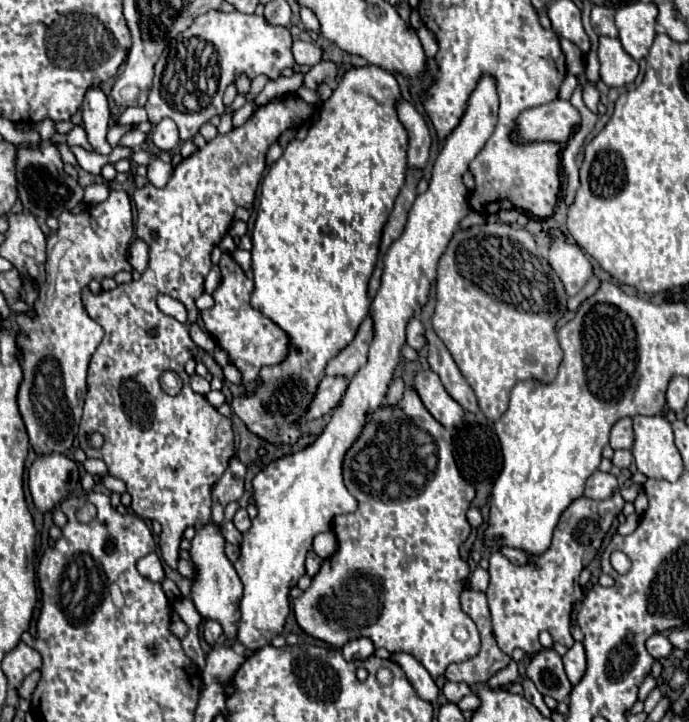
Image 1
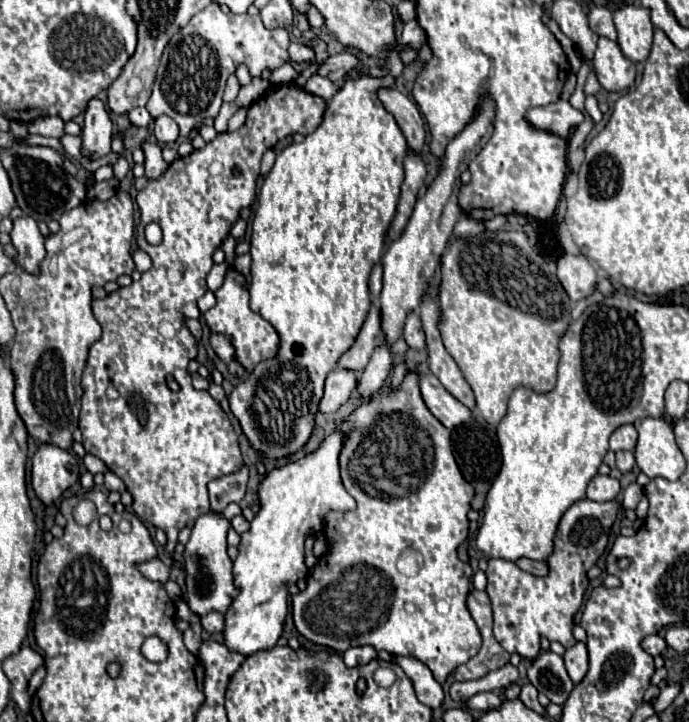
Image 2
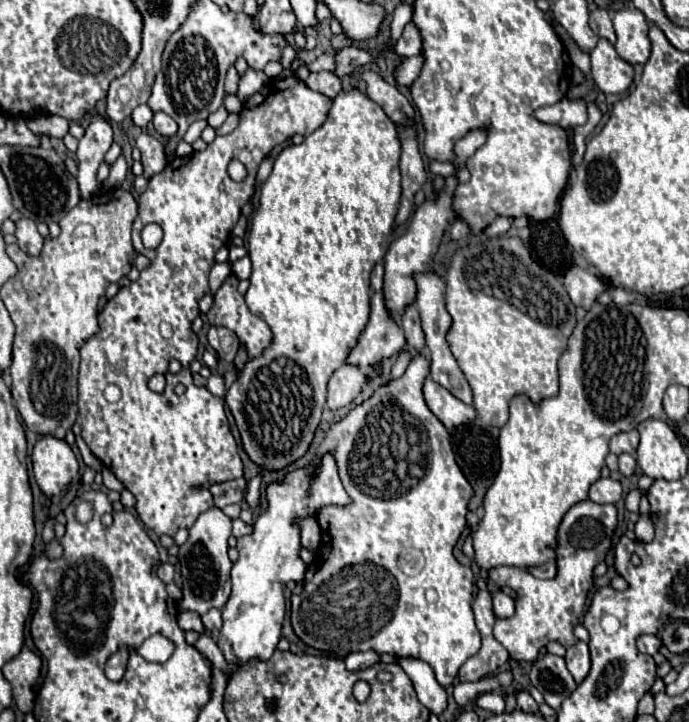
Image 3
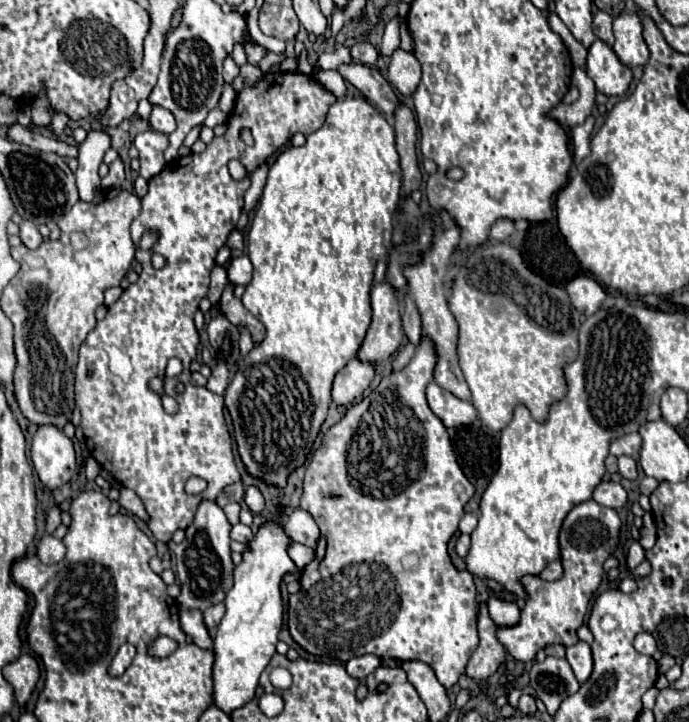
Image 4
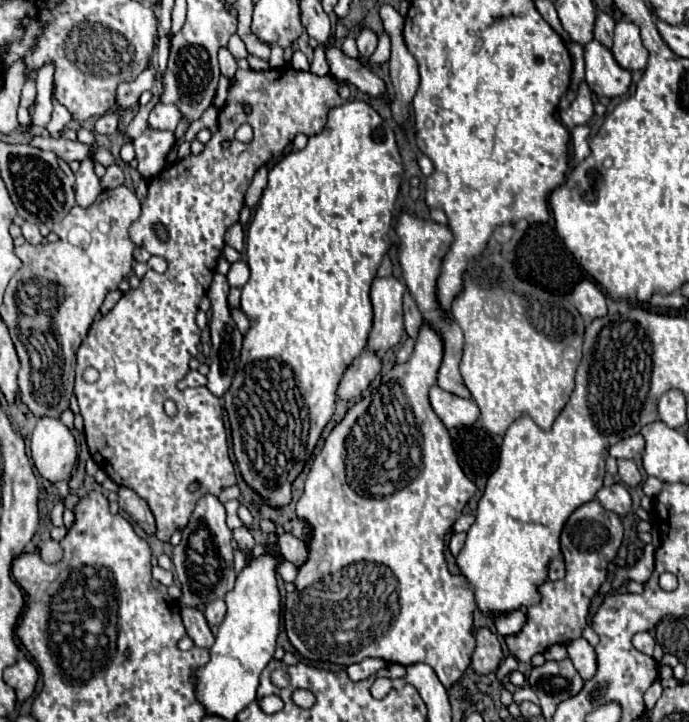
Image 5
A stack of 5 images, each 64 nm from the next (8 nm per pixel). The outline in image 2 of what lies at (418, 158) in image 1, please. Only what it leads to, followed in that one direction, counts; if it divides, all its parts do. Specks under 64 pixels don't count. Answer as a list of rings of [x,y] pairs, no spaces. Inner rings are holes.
[[[386,88],[378,90],[378,98],[386,106],[386,110],[394,114],[398,126],[402,128],[402,132],[406,136],[408,148],[416,156],[422,156],[422,146],[426,142],[426,128],[424,128],[424,120],[420,116],[416,104],[412,100],[408,100],[396,88],[392,88],[392,90],[386,90]]]

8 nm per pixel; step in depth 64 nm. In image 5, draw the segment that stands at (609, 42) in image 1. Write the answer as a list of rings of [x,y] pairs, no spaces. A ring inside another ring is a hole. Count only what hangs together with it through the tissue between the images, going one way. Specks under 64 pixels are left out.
[[[592,40],[584,46],[584,62],[586,62],[586,82],[594,94],[602,94],[608,98],[622,96],[630,86],[630,72],[618,66],[612,52]]]

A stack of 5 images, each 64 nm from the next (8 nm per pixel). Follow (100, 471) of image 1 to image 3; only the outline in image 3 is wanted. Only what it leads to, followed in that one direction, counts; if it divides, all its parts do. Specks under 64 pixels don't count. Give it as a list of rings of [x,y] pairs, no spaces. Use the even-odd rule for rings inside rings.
[[[81,435],[76,436],[76,444],[80,450],[82,458],[84,458],[84,464],[88,466],[88,468],[92,468],[94,472],[100,472],[102,470],[102,462],[88,450],[88,446],[82,439]]]

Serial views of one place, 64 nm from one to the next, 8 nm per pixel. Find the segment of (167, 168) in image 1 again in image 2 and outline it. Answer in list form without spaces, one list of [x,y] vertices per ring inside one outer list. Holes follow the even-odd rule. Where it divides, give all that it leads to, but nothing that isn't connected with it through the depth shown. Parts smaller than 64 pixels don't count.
[[[144,144],[142,148],[144,148],[144,154],[146,154],[146,162],[144,162],[146,178],[148,180],[158,180],[158,176],[162,176],[168,168],[168,164],[162,158],[160,146],[158,144]]]

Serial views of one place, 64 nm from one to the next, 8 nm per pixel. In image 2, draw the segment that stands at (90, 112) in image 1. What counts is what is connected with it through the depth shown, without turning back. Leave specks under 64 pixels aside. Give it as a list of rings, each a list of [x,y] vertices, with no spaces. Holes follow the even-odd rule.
[[[100,98],[88,102],[84,110],[82,128],[82,152],[86,158],[102,158],[110,152],[112,142],[112,122],[106,104]]]

